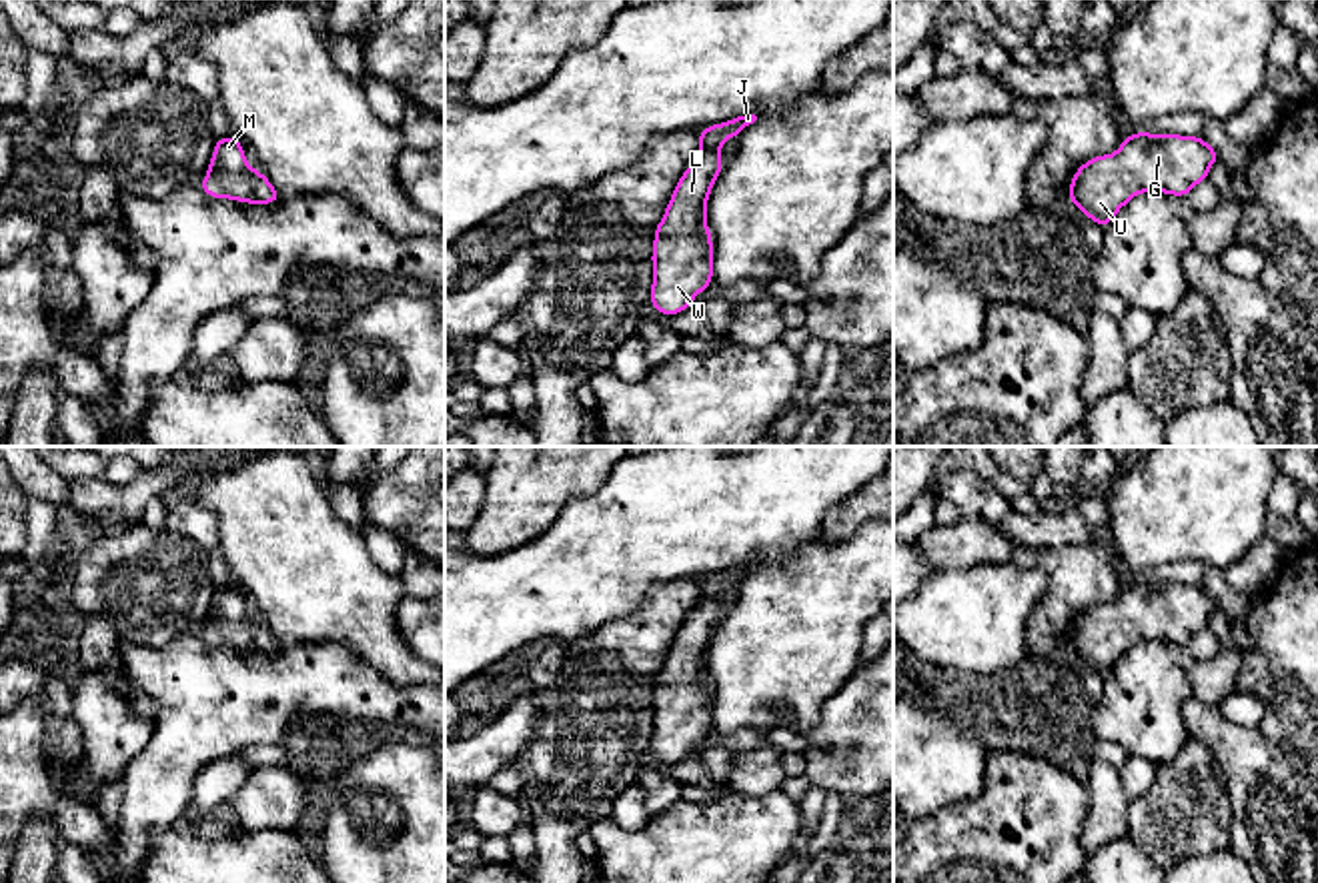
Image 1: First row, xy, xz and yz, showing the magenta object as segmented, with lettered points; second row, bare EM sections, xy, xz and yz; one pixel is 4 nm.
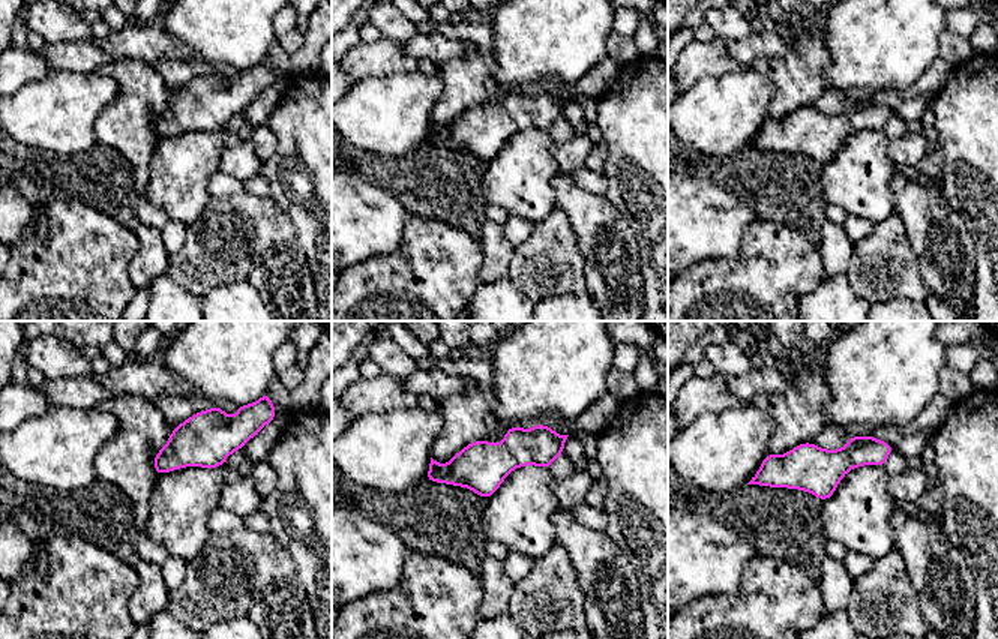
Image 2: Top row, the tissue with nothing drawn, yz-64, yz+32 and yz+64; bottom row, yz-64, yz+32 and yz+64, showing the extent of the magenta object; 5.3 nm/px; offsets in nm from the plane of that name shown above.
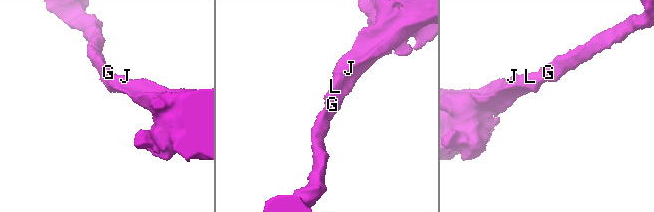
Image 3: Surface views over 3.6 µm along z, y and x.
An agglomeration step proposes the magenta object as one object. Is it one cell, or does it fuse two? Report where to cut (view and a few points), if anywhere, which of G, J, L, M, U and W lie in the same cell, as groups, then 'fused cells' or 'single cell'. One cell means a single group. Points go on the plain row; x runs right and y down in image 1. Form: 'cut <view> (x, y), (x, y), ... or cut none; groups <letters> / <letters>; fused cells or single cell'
cut none; groups G J L M U W; single cell

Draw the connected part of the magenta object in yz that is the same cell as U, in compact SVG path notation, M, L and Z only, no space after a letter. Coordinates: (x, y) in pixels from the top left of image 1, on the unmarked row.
M1148 583L1126 585L1116 603L1086 609L1068 635L1068 647L1100 677L1138 641L1166 641L1186 647L1210 615L1220 609L1200 585Z

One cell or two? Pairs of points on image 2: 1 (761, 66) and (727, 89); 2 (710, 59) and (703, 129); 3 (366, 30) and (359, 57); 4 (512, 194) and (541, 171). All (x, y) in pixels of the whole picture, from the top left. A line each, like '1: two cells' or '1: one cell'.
1: two cells
2: two cells
3: two cells
4: one cell

